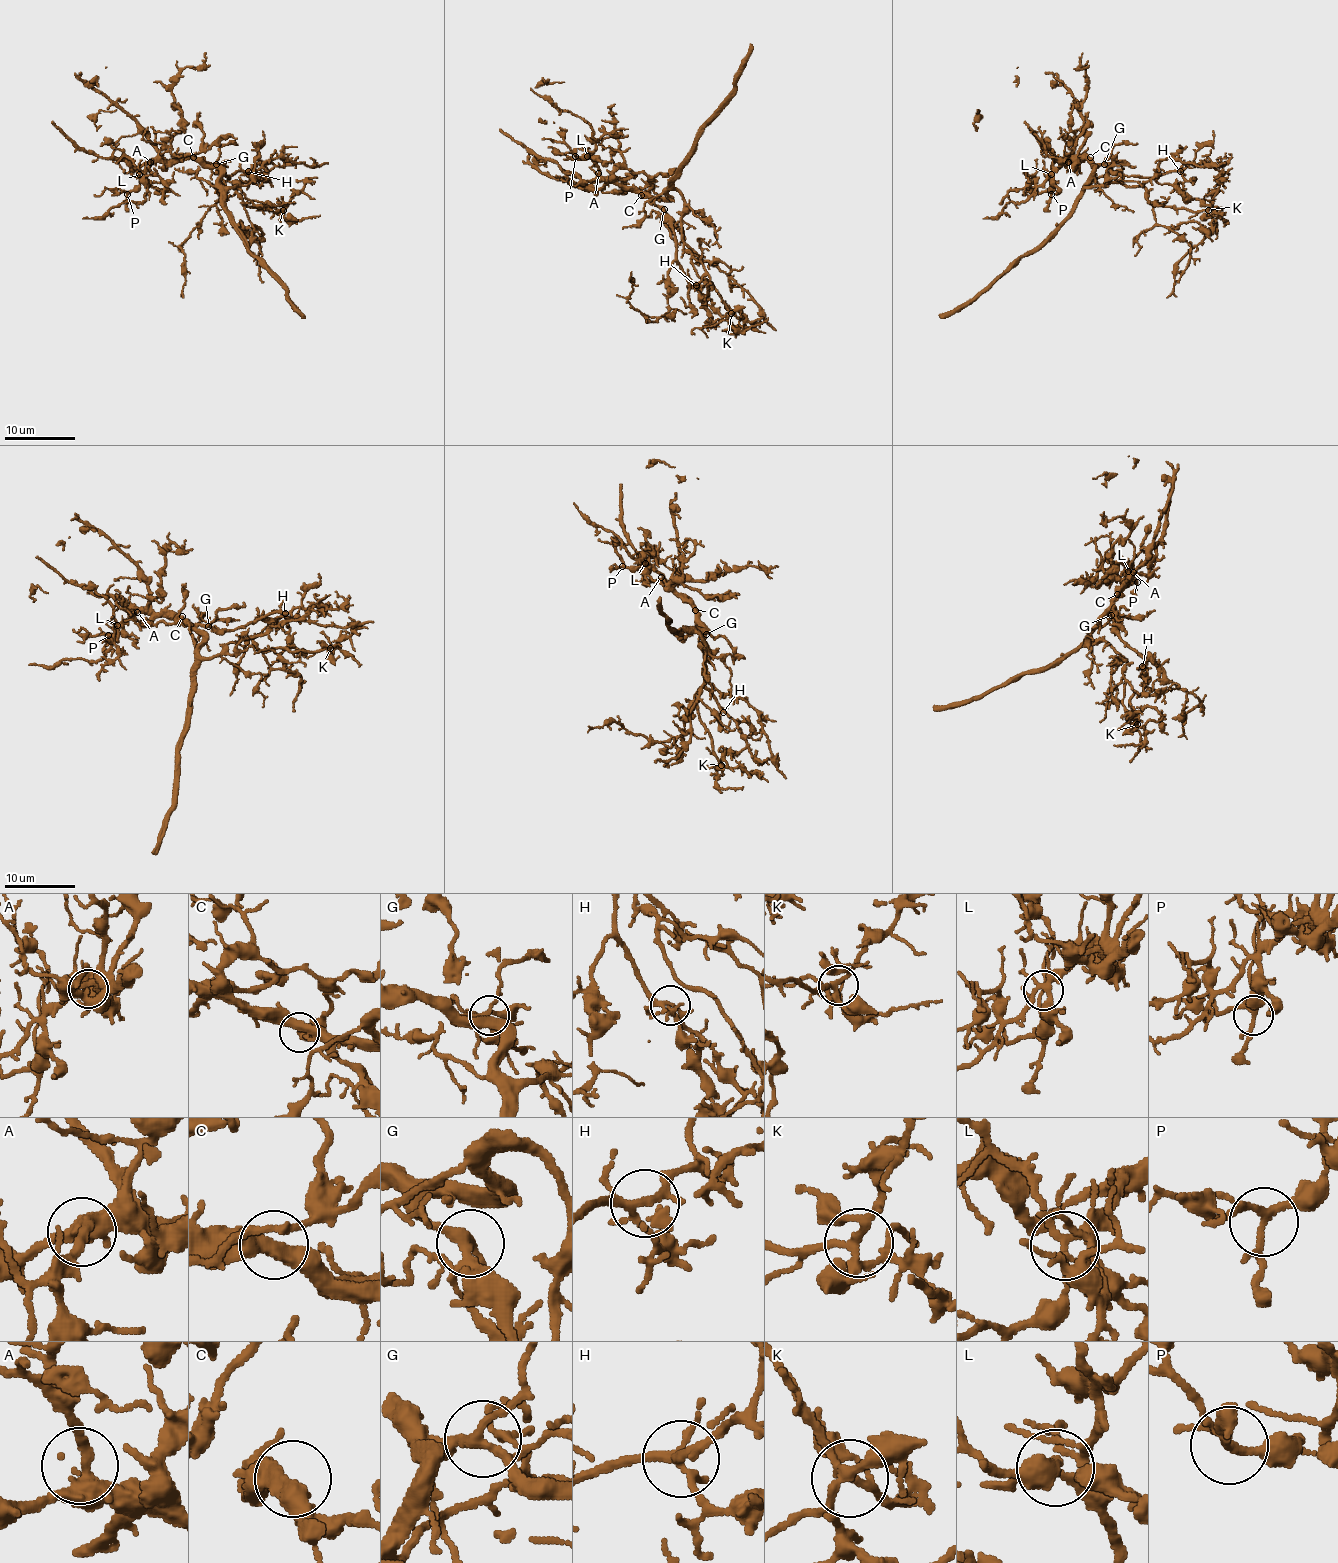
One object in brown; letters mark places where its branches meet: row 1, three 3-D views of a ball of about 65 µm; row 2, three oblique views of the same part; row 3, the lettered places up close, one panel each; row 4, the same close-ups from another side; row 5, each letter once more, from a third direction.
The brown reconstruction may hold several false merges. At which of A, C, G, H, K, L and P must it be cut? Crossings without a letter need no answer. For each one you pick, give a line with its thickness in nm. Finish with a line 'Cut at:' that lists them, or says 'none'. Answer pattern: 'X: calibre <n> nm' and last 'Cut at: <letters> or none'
Cut at: none

